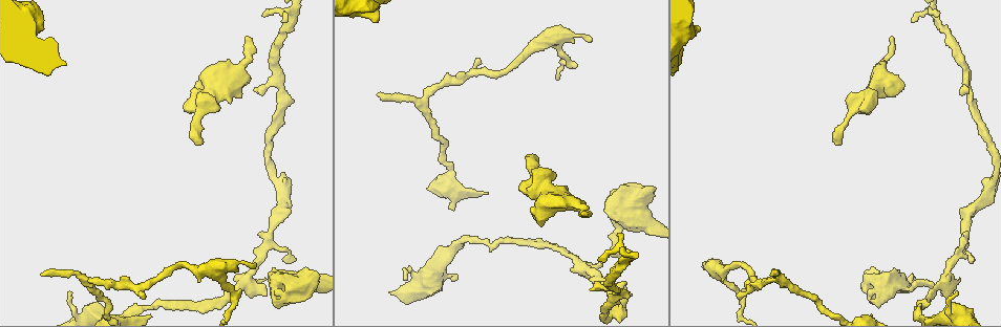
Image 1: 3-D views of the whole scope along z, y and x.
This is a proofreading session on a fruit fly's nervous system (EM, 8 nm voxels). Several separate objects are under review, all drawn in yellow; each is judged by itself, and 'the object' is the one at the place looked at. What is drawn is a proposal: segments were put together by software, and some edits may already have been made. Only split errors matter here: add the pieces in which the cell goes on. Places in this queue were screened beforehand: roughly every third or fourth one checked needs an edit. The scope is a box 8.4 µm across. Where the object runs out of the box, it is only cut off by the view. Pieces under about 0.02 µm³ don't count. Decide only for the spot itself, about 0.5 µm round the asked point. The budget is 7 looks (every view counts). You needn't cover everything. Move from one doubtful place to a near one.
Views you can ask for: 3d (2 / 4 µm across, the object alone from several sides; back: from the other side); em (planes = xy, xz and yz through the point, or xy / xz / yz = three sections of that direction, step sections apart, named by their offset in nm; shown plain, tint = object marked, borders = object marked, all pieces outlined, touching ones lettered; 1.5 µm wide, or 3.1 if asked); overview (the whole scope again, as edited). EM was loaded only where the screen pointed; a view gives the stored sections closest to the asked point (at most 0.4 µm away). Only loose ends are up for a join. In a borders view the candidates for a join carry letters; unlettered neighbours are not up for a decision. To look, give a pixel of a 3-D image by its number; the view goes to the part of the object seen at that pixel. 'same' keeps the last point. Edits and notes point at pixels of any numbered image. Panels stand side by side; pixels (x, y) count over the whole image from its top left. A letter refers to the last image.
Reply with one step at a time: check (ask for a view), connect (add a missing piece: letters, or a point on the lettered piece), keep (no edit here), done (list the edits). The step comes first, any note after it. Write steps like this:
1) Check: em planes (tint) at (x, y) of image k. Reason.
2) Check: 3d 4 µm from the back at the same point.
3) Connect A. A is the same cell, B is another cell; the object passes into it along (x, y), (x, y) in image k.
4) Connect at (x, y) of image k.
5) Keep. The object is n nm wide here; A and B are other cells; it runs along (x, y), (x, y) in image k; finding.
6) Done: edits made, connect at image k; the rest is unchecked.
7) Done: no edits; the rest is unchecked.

Check: 3d 4 µm at (245, 37) of image 1. Free end.

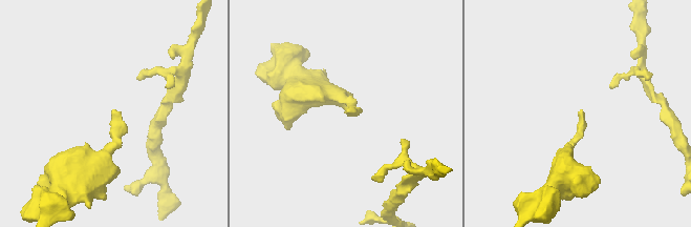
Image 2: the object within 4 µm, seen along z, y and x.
Check: em planes (borders) at (579, 111) of image 2.

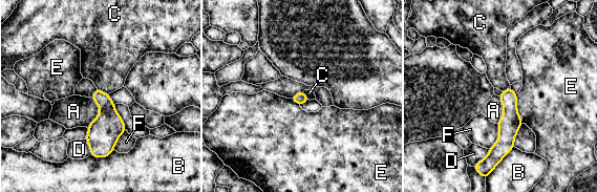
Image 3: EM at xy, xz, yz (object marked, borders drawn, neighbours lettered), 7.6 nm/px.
Keep. A, B, C, D, E and F are other cells; it runs along (509, 91), (508, 133), (498, 156) in image 3; none of them fits.

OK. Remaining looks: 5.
Check: em xy step 4 (tint) at (838, 144) of image 1. Free end.

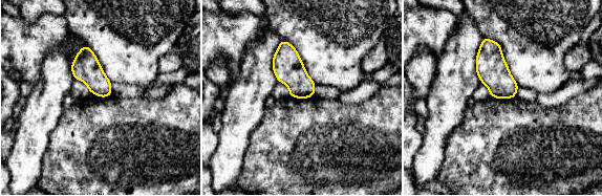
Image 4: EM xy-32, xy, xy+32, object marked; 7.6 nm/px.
Check: em planes (borders) at the same point. Cut it another way.

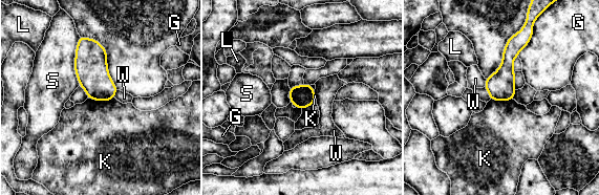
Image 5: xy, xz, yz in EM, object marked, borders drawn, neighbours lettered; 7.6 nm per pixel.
Keep. The object is 170 nm wide here; the longest contact is with S, 380 nm; G, K, L, S and W are other cells; no lettered piece goes on from it.

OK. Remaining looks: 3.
Check: 3d 2 µm at (377, 19) of image 1. Stops while still wide.

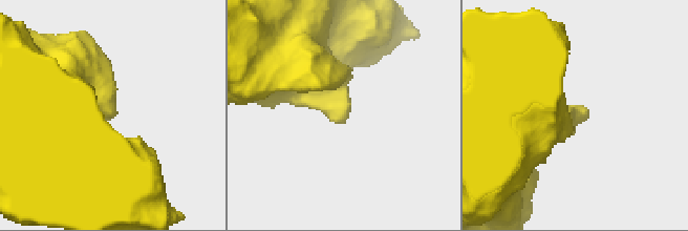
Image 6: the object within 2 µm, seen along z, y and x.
Check: em yz step 8 (tint) at (347, 113) of image 6.

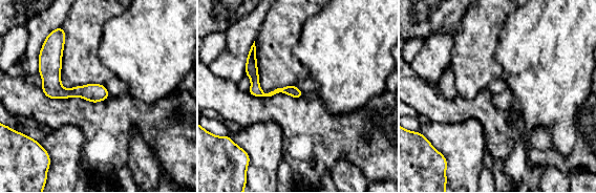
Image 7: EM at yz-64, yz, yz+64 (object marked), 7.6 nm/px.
Check: em planes (borders) at the same point. Cut it another way.

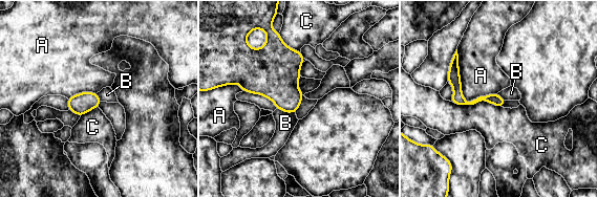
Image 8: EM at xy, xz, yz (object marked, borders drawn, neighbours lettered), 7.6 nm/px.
Keep. A, B and C are other cells; it runs along (454, 59), (464, 102), (502, 101) in image 8; no lettered piece goes on from it.

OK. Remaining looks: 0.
Done: no edits; the rest is unchecked.

